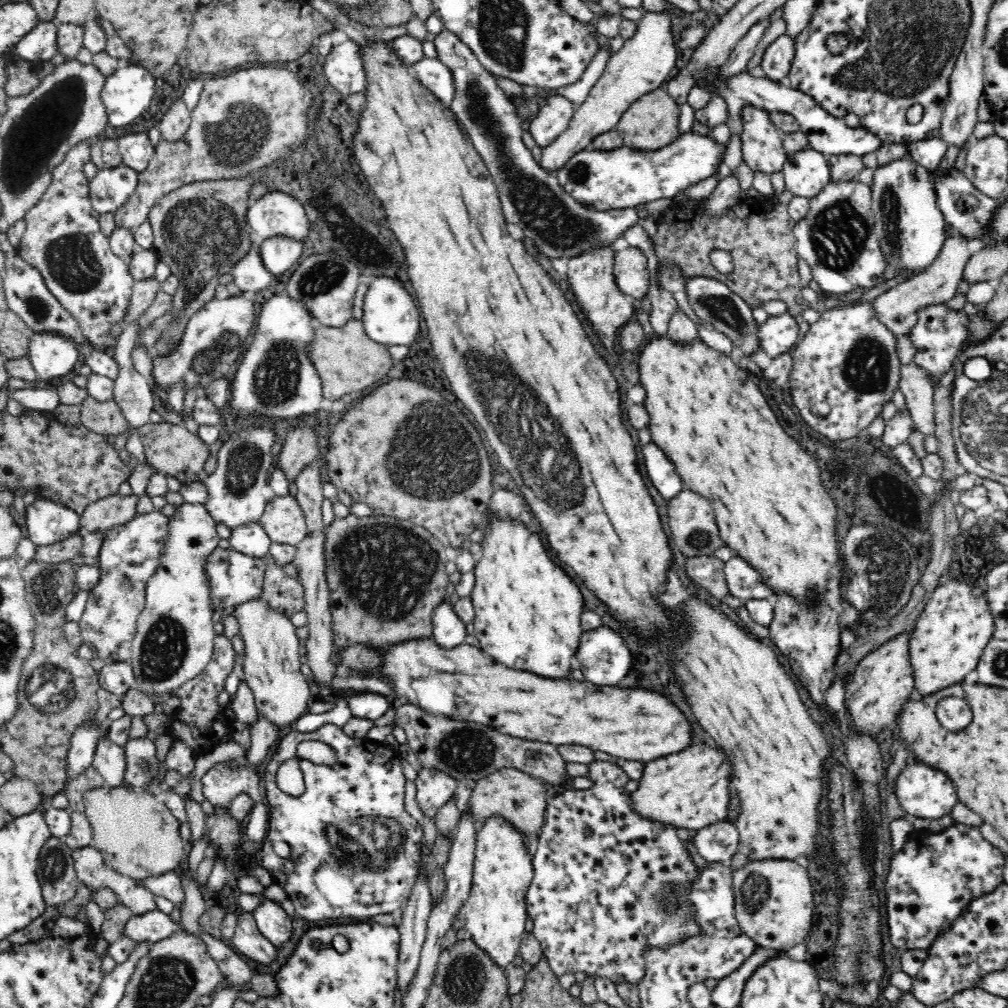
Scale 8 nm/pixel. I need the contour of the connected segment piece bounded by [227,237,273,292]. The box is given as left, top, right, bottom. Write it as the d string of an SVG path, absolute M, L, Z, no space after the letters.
M253 237L245 255L241 256L227 272L241 292L262 290L272 282L273 274L262 262L260 239Z

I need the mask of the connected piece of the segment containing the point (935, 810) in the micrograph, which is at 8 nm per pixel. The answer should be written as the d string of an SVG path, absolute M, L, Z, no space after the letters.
M913 755L908 758L906 766L894 780L894 794L902 804L902 809L913 819L938 819L950 814L952 806L956 804L956 788L950 778L942 774L942 770L934 770L924 762L914 760Z

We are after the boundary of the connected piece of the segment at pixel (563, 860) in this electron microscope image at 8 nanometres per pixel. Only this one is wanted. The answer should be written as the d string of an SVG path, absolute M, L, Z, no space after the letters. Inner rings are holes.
M593 760L587 764L588 770L586 778L592 782L592 786L585 793L566 793L554 795L550 804L547 805L545 823L541 829L542 834L539 834L539 841L533 849L533 856L531 858L532 871L534 871L534 878L530 882L530 888L526 891L525 903L527 904L527 912L532 917L533 933L535 938L541 945L543 956L547 958L548 964L556 976L560 976L566 971L586 972L587 975L593 974L595 977L606 976L614 982L618 983L632 983L636 984L641 981L642 975L645 973L644 950L646 946L668 946L668 944L676 944L686 936L696 936L700 934L701 927L693 921L691 910L687 904L676 904L676 912L674 914L665 914L662 912L661 904L659 904L659 892L666 888L676 888L676 886L686 886L690 884L696 876L696 866L680 844L678 836L676 836L676 829L672 825L659 822L658 820L651 820L639 814L633 807L630 793L624 789L630 777L617 763L609 761ZM586 826L594 829L592 837L586 837L583 834L583 829Z

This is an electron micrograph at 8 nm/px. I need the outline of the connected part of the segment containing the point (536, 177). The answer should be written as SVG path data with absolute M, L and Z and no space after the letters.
M444 27L435 36L438 58L454 75L455 94L450 111L470 134L476 150L494 176L506 220L518 226L548 259L576 258L590 250L610 248L624 232L638 223L636 208L596 211L580 204L558 182L557 176L540 168L522 141L522 129L507 94L496 84L476 53L458 34Z

